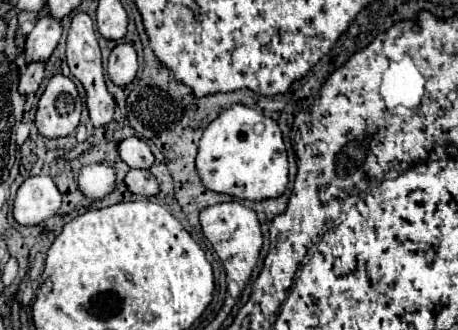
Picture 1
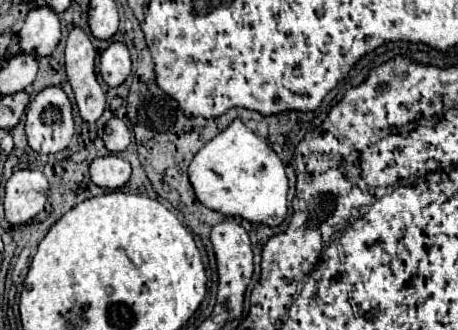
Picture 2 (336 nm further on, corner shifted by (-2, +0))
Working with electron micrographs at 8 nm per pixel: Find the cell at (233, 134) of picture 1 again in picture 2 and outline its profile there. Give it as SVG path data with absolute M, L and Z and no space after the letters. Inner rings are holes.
M235 119L225 131L213 137L191 161L189 181L197 199L223 215L243 217L253 223L277 227L287 215L287 175L281 159L269 143Z

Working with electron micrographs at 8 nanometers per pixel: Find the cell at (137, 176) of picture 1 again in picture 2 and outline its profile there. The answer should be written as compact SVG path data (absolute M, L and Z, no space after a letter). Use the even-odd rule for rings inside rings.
M117 155L95 159L89 165L89 171L91 171L91 181L97 187L111 189L111 191L125 187L131 179L131 165Z

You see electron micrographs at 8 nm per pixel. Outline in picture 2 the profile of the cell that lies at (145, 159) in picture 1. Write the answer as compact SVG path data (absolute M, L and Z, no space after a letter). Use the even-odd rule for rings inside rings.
M113 117L109 119L107 127L105 127L105 135L103 135L103 141L105 141L105 147L111 151L111 153L119 153L119 151L125 151L131 143L131 131L129 127L119 119L119 117Z

